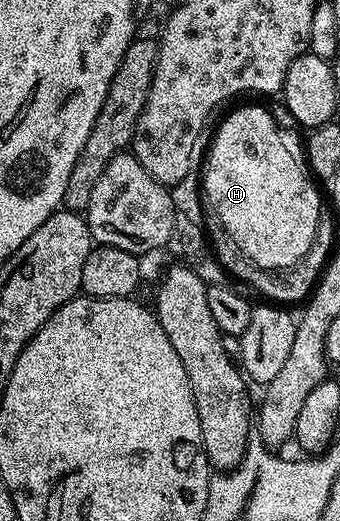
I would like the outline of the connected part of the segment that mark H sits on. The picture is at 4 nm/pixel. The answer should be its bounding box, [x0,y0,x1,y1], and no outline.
[204,104,322,270]

